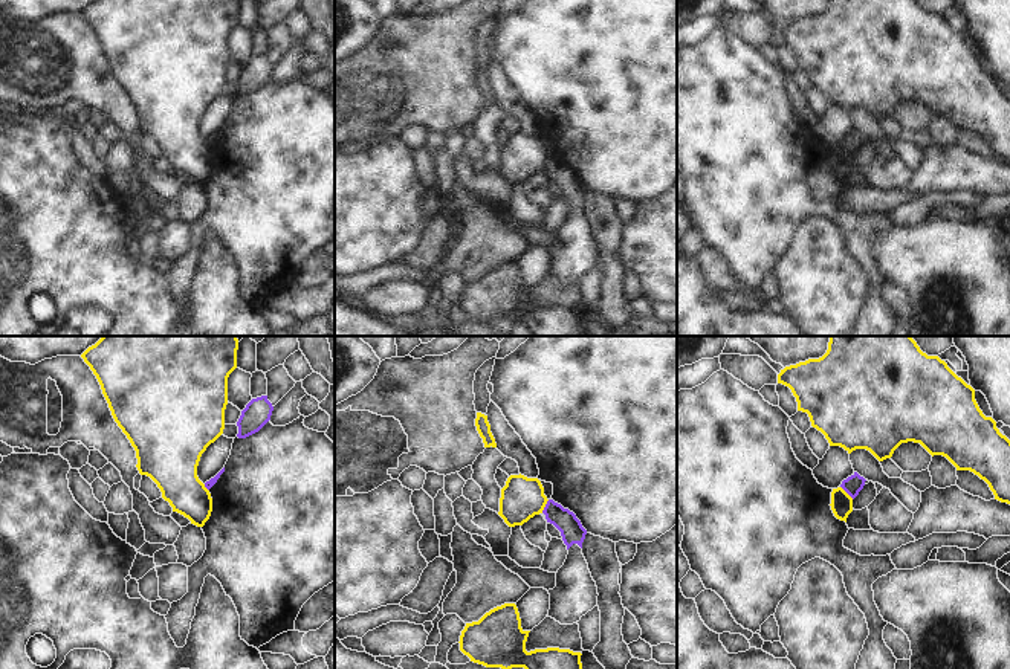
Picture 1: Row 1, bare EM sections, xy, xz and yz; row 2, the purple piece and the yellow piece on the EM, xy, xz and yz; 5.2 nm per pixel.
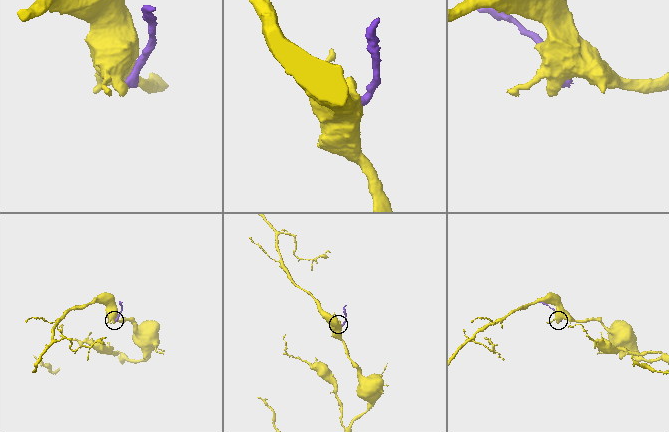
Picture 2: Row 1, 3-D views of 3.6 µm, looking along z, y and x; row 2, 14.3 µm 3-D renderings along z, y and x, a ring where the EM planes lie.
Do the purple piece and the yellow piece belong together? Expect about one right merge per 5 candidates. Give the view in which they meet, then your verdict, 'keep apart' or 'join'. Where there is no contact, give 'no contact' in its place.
meets purple in xz; keep apart

